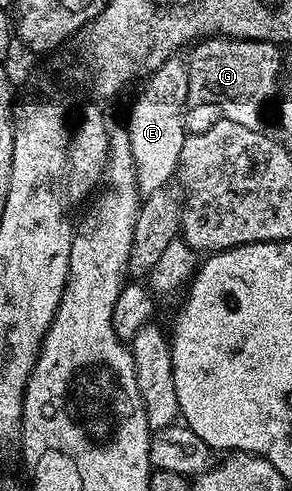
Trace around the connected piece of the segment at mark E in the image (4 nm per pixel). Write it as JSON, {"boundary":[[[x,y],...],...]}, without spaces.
{"boundary":[[[173,55],[153,71],[135,98],[126,129],[132,148],[133,165],[136,166],[137,186],[141,195],[165,188],[177,173],[180,150],[187,138],[184,126],[184,105],[187,103],[187,63],[179,55]]]}

